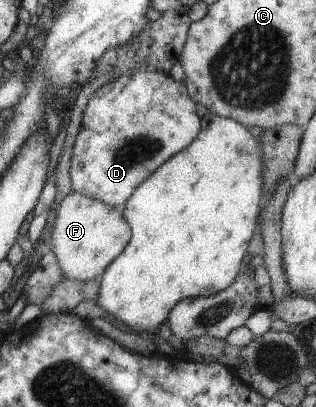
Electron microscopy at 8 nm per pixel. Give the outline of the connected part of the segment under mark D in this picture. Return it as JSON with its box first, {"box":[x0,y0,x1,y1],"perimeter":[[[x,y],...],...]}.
{"box":[69,70,202,207],"perimeter":[[[130,70],[98,87],[88,98],[73,143],[69,158],[70,190],[104,204],[121,207],[135,188],[160,164],[186,148],[199,134],[202,120],[196,115],[195,101],[190,100],[184,85],[172,80],[168,73],[162,71]]]}

